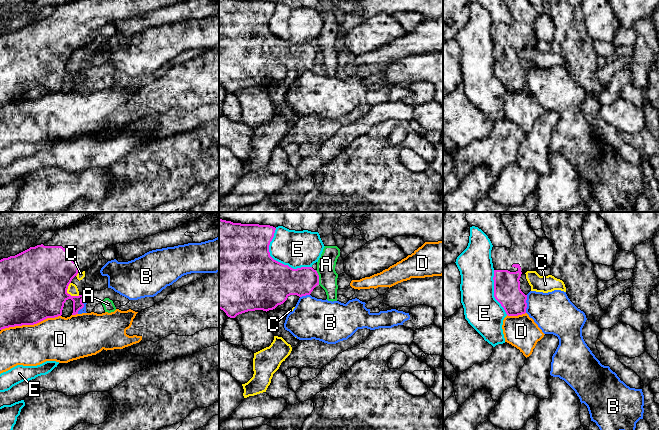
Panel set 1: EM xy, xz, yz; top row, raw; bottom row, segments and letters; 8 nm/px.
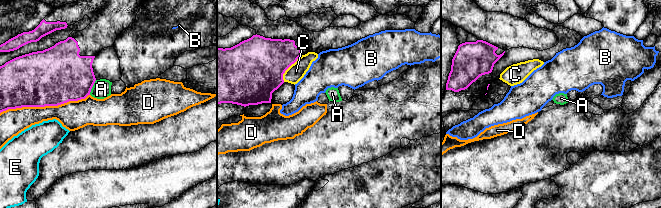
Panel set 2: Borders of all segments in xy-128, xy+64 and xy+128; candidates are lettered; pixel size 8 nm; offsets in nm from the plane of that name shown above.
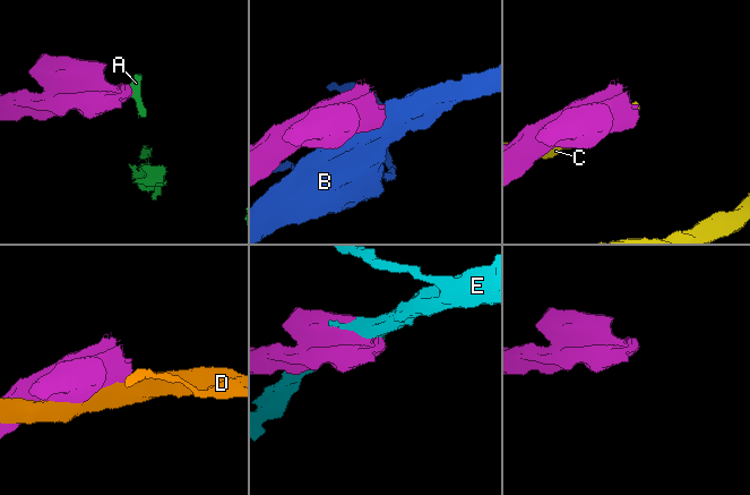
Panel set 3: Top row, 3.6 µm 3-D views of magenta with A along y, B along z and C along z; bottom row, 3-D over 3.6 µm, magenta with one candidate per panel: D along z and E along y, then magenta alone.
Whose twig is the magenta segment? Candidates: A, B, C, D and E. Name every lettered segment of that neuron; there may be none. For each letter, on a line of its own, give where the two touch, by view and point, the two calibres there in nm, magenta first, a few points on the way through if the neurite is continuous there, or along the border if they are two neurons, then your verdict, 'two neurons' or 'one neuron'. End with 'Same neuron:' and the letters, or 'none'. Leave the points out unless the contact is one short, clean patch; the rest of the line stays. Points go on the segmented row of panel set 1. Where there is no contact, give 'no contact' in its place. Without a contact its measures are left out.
A: xz (318, 277) | 220/150 nm | along xz (315, 270), (318, 275), (319, 284) | two neurons
B: yz (526, 304) | 220/320 nm | along yz (527, 295), (525, 312) | two neurons
C: xy (67, 293) | 480/80 nm | along xy (70, 282), (67, 292), (78, 296) | two neurons
D: xy (30, 324) | 480/360 nm | two neurons
E: xz (277, 261) | 480/300 nm | two neurons
Same neuron: none

